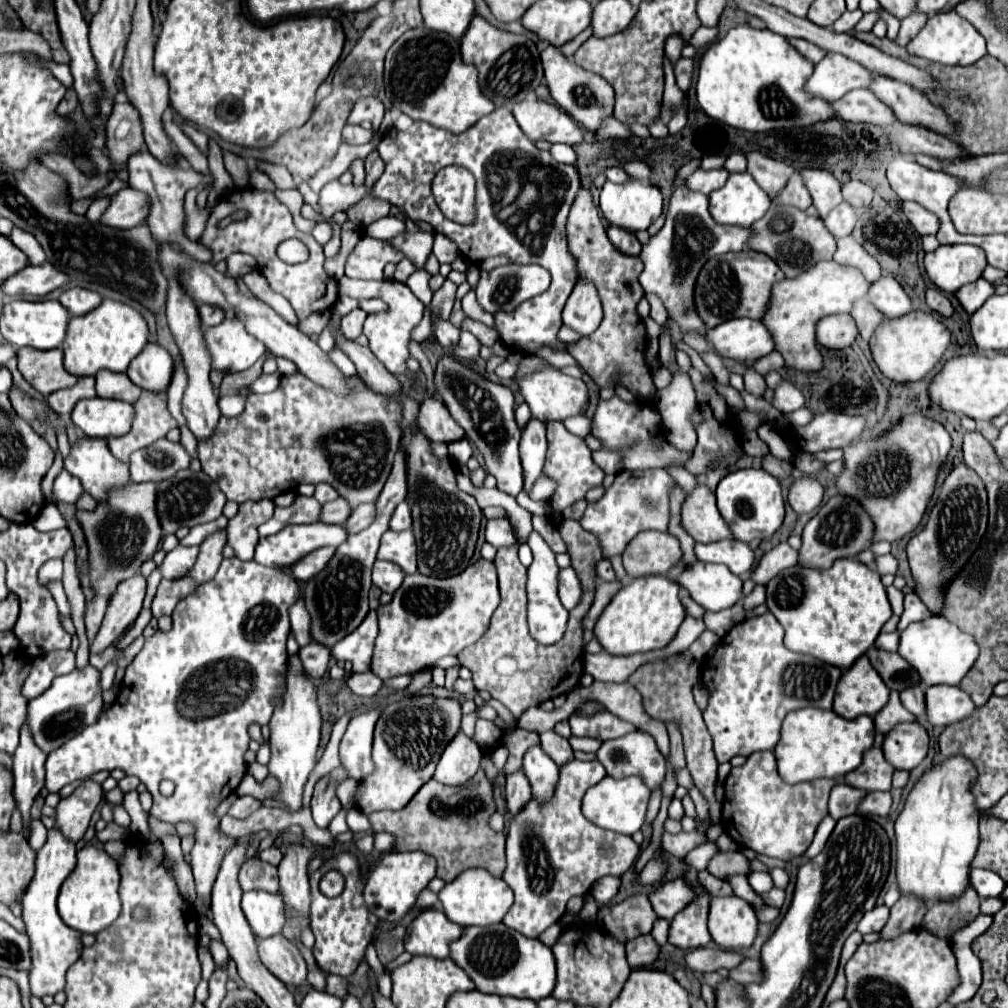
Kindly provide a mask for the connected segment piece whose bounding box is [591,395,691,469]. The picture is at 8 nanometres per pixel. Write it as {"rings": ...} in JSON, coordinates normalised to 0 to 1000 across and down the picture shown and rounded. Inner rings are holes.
{"rings":[[[608,392],[606,396],[596,396],[588,420],[586,420],[586,432],[592,434],[598,439],[598,445],[602,447],[612,447],[618,455],[618,465],[646,465],[646,463],[680,463],[680,459],[686,455],[686,449],[670,445],[660,434],[654,436],[656,426],[658,426],[658,416],[652,408],[652,404],[642,404],[646,410],[642,414],[634,412],[634,402],[624,402],[616,394]]]}

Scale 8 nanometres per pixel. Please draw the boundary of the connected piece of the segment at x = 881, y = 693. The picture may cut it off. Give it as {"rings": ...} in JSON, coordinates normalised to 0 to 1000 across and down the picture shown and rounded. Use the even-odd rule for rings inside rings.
{"rings":[[[860,650],[852,652],[832,674],[826,705],[838,713],[870,709],[882,693],[882,684],[864,662]]]}

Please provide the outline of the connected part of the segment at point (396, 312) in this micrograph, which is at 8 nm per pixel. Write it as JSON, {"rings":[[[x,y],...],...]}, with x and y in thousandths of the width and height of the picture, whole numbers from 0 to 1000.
{"rings":[[[338,275],[336,277],[336,293],[346,294],[351,297],[358,295],[376,295],[384,301],[384,307],[378,311],[370,311],[362,316],[360,322],[360,330],[366,336],[366,346],[370,348],[370,352],[390,370],[390,372],[398,372],[404,370],[404,356],[406,352],[406,340],[408,336],[408,328],[416,322],[416,318],[420,316],[420,301],[408,291],[408,287],[404,283],[398,283],[396,279],[354,279],[354,277],[344,277]]]}

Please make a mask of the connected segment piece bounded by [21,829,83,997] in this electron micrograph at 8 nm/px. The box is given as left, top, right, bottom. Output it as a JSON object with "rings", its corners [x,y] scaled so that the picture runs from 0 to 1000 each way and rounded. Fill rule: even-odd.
{"rings":[[[51,822],[47,836],[43,842],[37,846],[35,854],[35,868],[23,888],[23,914],[27,918],[27,928],[31,932],[31,951],[33,959],[29,965],[31,971],[31,985],[35,989],[45,989],[55,987],[64,979],[64,965],[66,961],[80,949],[82,936],[80,936],[80,926],[66,920],[59,906],[57,906],[57,886],[61,876],[66,872],[66,868],[74,860],[74,836],[66,836],[59,824]]]}

